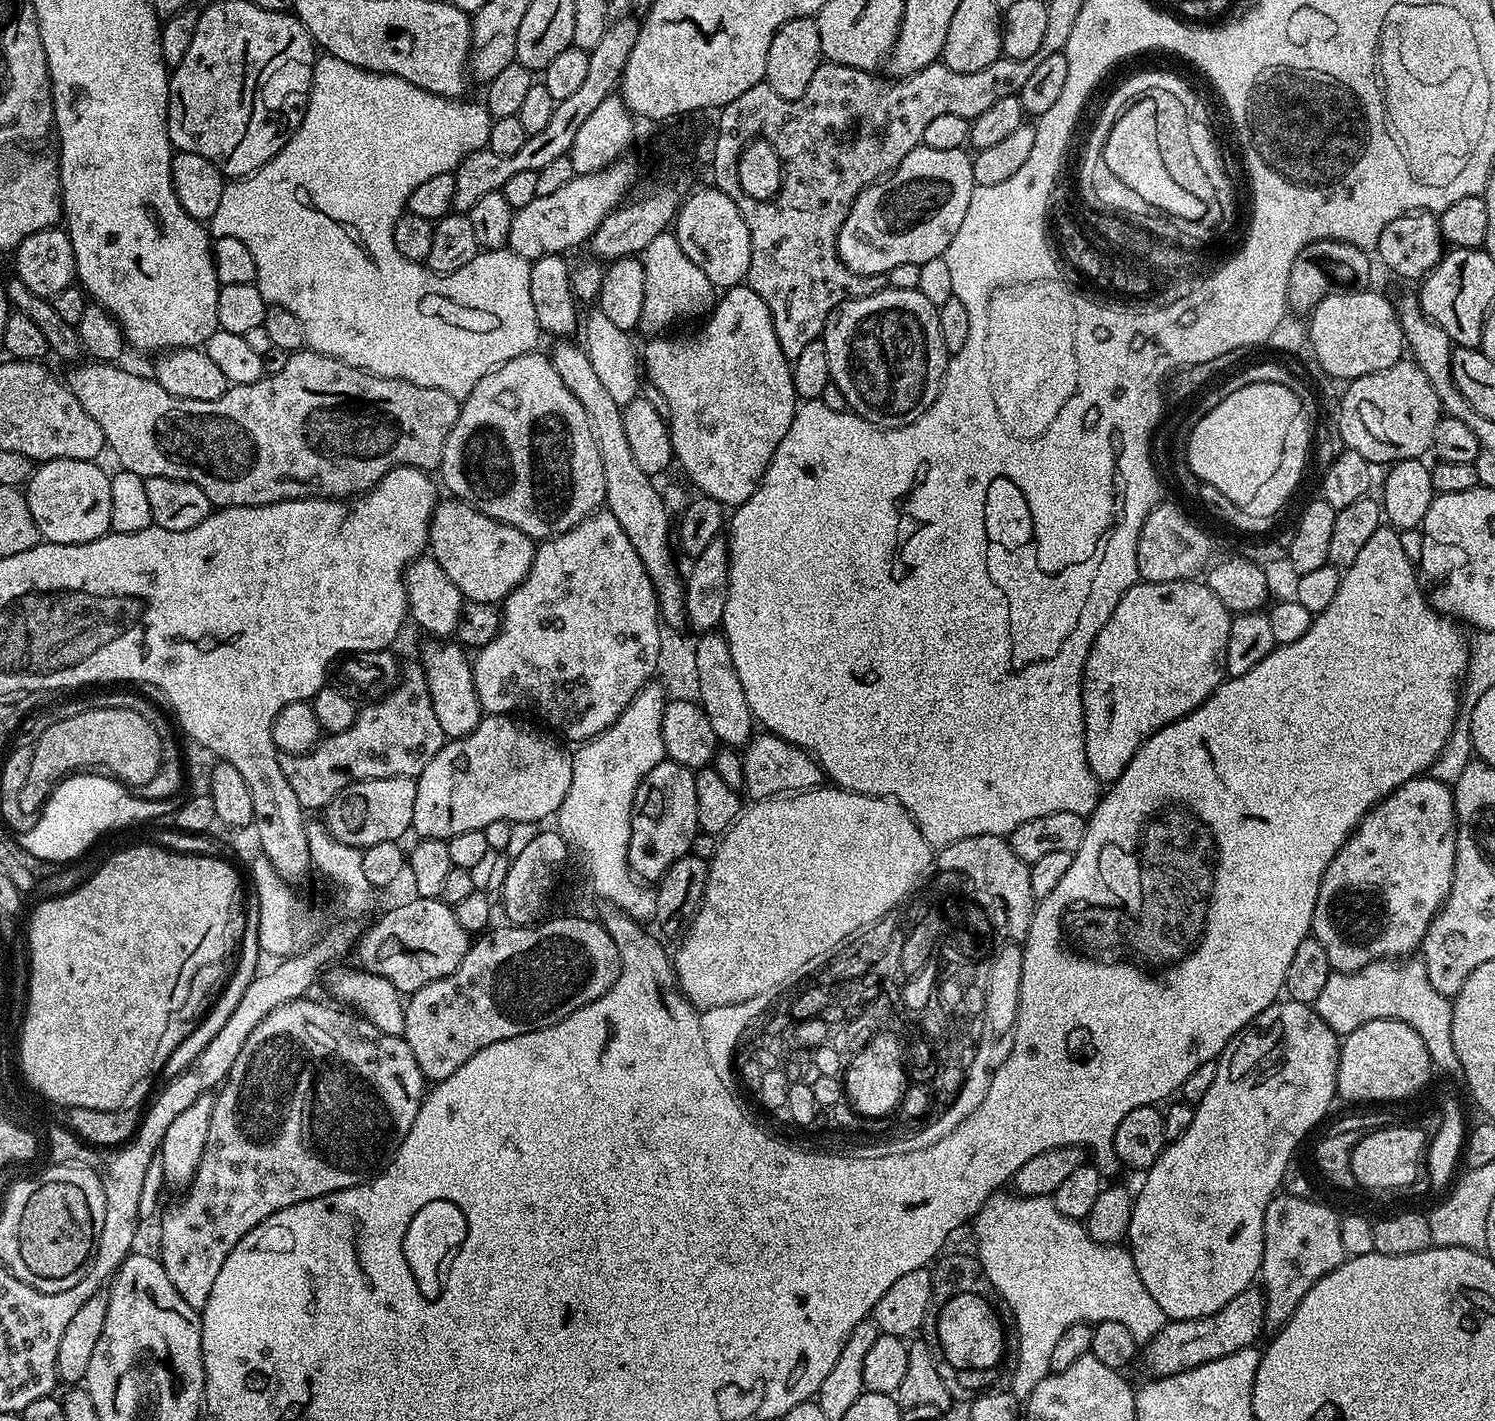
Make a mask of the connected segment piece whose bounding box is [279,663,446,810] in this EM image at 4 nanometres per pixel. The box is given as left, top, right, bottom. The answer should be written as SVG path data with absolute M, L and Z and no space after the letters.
M419 663L404 664L395 688L357 711L354 726L337 736L325 735L316 747L295 756L280 752L282 774L305 810L323 810L347 784L395 776L417 778L446 743L430 702L430 690Z

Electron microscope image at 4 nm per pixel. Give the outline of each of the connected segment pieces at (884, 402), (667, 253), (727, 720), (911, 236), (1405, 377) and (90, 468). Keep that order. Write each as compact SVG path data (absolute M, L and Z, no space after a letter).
M885 286L881 292L857 300L845 300L828 315L822 337L826 358L830 358L831 383L846 394L849 409L879 428L901 428L913 424L926 410L934 407L950 353L942 342L937 305L926 302L916 290L898 290Z
M671 231L658 234L648 251L643 253L644 269L646 270L646 298L642 302L642 318L638 325L639 331L660 334L671 324L679 320L692 320L695 316L703 317L711 313L718 300L717 289L712 287L710 278L686 258L686 250L678 246L678 238Z
M723 631L703 633L694 647L701 690L699 705L704 709L706 718L710 718L717 741L729 748L743 749L754 735L754 717L746 702L746 693L742 691L742 682L738 682L738 670L734 670L734 658L730 658L730 646Z
M915 148L884 179L876 181L869 188L863 188L854 206L850 206L850 214L846 214L836 239L840 261L860 276L884 276L894 270L894 266L902 266L906 262L922 265L930 262L930 258L943 256L950 242L954 242L954 234L958 234L962 218L966 218L966 206L970 206L970 194L976 188L972 156L966 153L964 148Z
M1401 358L1394 366L1360 376L1345 388L1348 389L1340 400L1340 413L1336 416L1344 448L1362 454L1373 466L1419 460L1432 452L1434 426L1438 426L1442 409L1434 386L1430 386L1430 378L1422 374L1415 360Z
M45 460L33 471L26 485L26 495L30 514L34 514L34 526L38 526L41 537L50 544L81 544L82 542L94 542L98 538L108 535L112 523L110 522L110 482L111 475L99 468L96 460Z

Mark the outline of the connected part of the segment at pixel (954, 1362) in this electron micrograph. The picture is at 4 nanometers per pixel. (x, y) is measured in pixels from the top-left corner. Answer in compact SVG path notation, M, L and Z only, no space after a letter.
M958 1294L939 1305L940 1317L934 1324L938 1334L942 1360L950 1366L966 1370L995 1369L1004 1356L1004 1328L993 1305L978 1294Z

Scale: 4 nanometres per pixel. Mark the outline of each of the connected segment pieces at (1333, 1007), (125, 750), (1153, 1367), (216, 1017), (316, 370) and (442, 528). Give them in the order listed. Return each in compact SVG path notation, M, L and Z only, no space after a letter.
M1389 958L1376 960L1357 972L1333 971L1332 976L1326 978L1326 986L1322 994L1318 994L1314 1007L1322 1022L1326 1022L1326 1026L1330 1026L1330 1030L1334 1030L1340 1038L1358 1030L1358 1026L1366 1026L1366 1022L1406 1022L1406 1026L1420 1035L1433 1065L1439 1071L1441 1068L1457 1082L1464 1079L1462 1062L1458 1062L1458 1054L1454 1054L1454 1042L1450 1034L1452 1006L1449 997L1438 994L1438 990L1430 986L1423 959Z
M94 709L86 710L72 718L62 718L43 731L35 745L32 746L30 774L26 774L26 783L18 794L18 806L24 810L25 817L32 818L44 807L49 795L60 783L73 774L84 774L89 770L99 770L103 775L111 776L125 786L137 786L150 782L158 773L163 760L163 748L160 738L151 722L142 718L131 709Z
M1253 1286L1242 1290L1242 1294L1230 1298L1222 1310L1214 1314L1206 1314L1193 1320L1168 1320L1158 1334L1147 1341L1142 1348L1144 1368L1153 1372L1153 1377L1176 1376L1191 1368L1203 1364L1213 1364L1218 1358L1226 1358L1234 1354L1234 1350L1251 1348L1257 1343L1260 1331L1266 1328L1266 1302L1263 1291Z
M255 894L248 896L248 909L245 910L244 916L244 937L238 940L240 957L236 960L236 969L233 970L232 977L227 977L226 983L219 989L215 999L211 1001L210 1007L197 1023L195 1030L170 1054L169 1060L165 1062L162 1069L162 1076L164 1076L165 1081L172 1080L178 1074L182 1074L182 1070L190 1067L194 1062L194 1058L198 1058L198 1054L202 1054L202 1050L206 1050L206 1046L216 1037L218 1030L222 1030L222 1026L226 1026L227 1020L230 1019L230 1014L234 1014L234 1009L242 999L246 986L250 986L250 982L258 974L256 963L262 960L262 953L258 942L258 898Z
M311 350L293 352L288 357L286 366L278 370L273 376L265 375L253 384L234 384L228 387L222 398L214 398L210 402L198 402L190 398L178 398L166 390L151 375L139 376L136 372L127 372L124 368L116 368L112 362L85 362L77 363L66 375L68 389L82 402L82 410L98 422L98 426L104 435L105 445L116 455L116 460L125 472L133 472L142 477L165 476L175 480L194 482L210 498L210 502L217 509L222 508L249 508L250 506L266 506L274 502L286 502L287 500L305 500L313 496L323 500L347 500L359 496L362 492L368 492L376 487L376 483L386 474L390 474L395 468L420 468L423 472L431 473L439 469L442 462L442 450L446 446L446 438L458 422L461 401L454 399L446 390L427 388L411 384L405 380L391 380L381 376L372 376L369 372L361 372L360 369L350 366L341 360L335 360L329 356L323 356Z
M447 499L437 503L432 515L428 531L430 555L446 570L465 601L499 605L528 577L536 544L522 530L498 522L462 500Z

